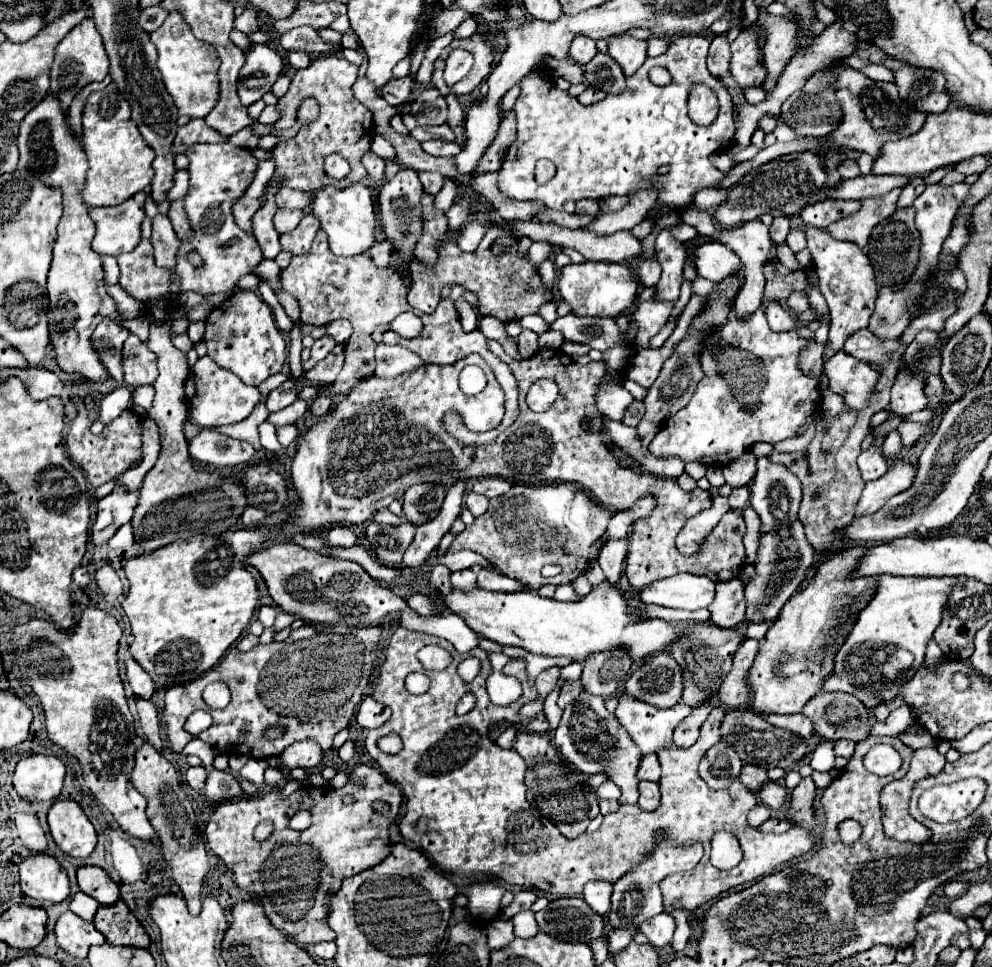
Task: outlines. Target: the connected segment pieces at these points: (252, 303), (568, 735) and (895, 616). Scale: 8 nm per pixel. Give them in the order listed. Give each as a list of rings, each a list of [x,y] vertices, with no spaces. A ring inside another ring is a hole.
[[[235,291],[233,297],[215,307],[205,321],[207,355],[225,369],[231,369],[245,385],[259,385],[279,373],[287,359],[287,343],[275,325],[271,307],[255,291]]]
[[[581,693],[575,701],[571,701],[567,709],[563,711],[559,727],[553,735],[553,743],[563,753],[563,757],[569,763],[573,763],[579,771],[587,775],[605,773],[623,793],[619,797],[619,805],[637,803],[637,797],[639,797],[637,785],[641,781],[637,779],[637,769],[639,769],[643,753],[635,749],[635,743],[631,741],[629,733],[621,729],[615,715],[605,709],[603,697]]]
[[[879,577],[879,589],[839,649],[835,671],[827,677],[823,689],[851,693],[869,709],[893,701],[905,681],[923,665],[927,643],[941,621],[951,585],[955,583],[955,577]],[[913,617],[917,617],[917,623]]]

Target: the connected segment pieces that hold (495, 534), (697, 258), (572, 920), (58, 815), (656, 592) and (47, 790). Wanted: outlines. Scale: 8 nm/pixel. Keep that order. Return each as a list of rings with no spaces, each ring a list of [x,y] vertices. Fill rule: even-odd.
[[[549,483],[549,485],[513,485],[505,495],[491,499],[489,509],[473,521],[473,525],[465,527],[463,533],[455,537],[451,543],[451,551],[471,549],[485,557],[491,565],[495,565],[503,575],[523,583],[529,589],[541,589],[547,583],[565,585],[575,581],[589,563],[589,547],[605,533],[607,521],[613,511],[597,505],[589,495],[583,493],[579,485],[571,483]],[[545,563],[559,563],[563,571],[557,577],[545,579],[541,577],[541,567]]]
[[[707,241],[693,251],[693,263],[697,273],[709,281],[721,281],[735,273],[741,265],[739,257],[719,241]]]
[[[563,897],[551,901],[543,911],[535,913],[539,931],[557,937],[557,941],[591,943],[601,939],[605,929],[603,915],[595,913],[579,897]]]
[[[57,799],[49,809],[49,829],[55,843],[71,857],[87,857],[97,845],[97,831],[73,799]]]
[[[679,573],[667,579],[653,581],[653,585],[645,585],[639,597],[643,603],[695,611],[701,607],[709,607],[715,597],[715,583],[701,575]]]
[[[55,755],[23,757],[13,775],[15,791],[25,801],[55,801],[63,789],[65,765]]]

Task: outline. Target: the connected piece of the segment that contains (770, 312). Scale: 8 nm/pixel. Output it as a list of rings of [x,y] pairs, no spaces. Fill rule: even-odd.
[[[769,303],[765,309],[769,327],[773,331],[785,332],[796,329],[796,320],[791,316],[792,312],[779,303]]]

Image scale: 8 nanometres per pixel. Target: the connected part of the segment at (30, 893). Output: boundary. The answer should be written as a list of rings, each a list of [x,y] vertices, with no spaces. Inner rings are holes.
[[[31,855],[19,865],[21,889],[27,897],[41,901],[63,901],[69,895],[69,877],[55,857]]]

